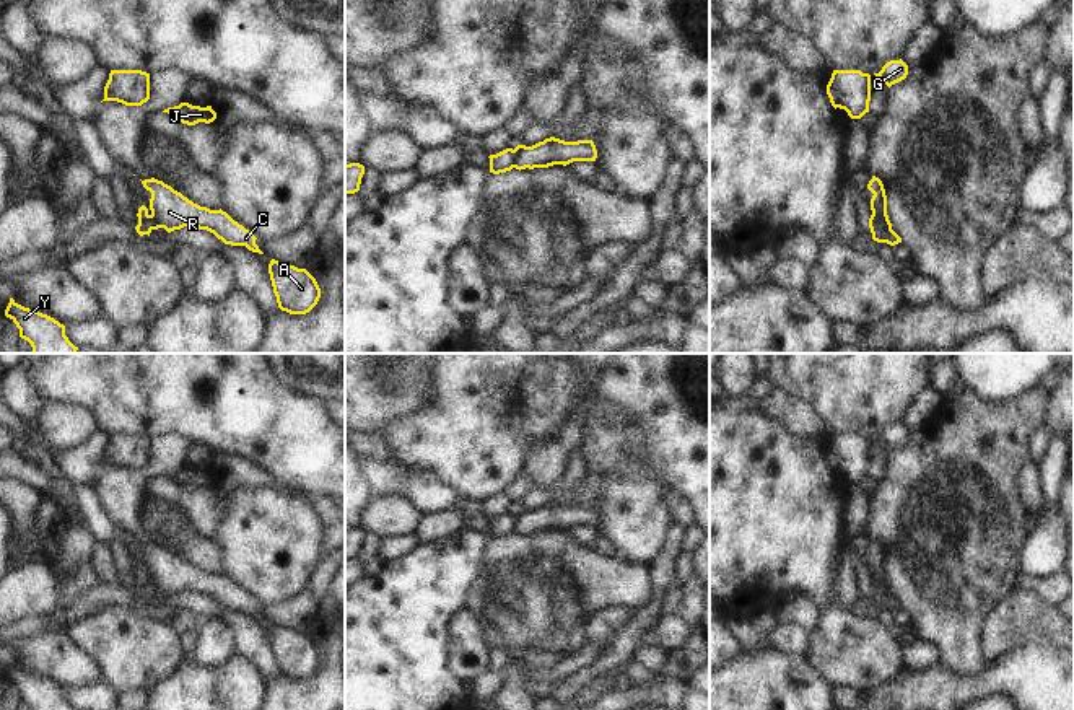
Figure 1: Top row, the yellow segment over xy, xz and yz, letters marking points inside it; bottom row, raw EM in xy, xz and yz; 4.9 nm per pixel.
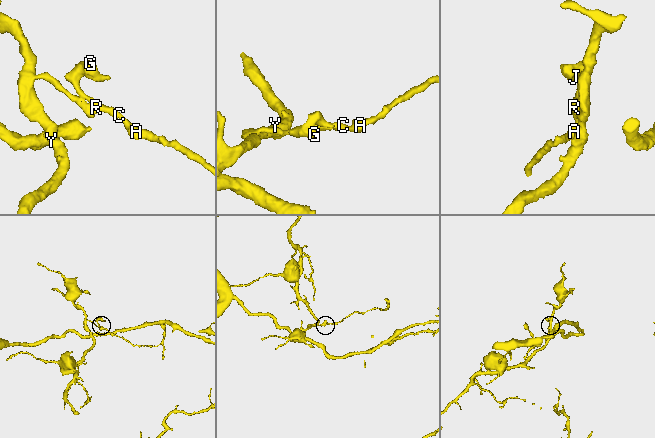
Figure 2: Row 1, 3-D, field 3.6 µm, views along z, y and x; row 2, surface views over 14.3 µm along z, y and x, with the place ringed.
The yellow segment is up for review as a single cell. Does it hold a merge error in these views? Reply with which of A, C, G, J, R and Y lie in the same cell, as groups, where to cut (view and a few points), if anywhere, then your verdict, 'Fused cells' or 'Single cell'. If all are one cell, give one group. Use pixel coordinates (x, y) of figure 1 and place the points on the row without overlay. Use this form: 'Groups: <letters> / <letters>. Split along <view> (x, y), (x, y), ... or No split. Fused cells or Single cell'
Groups: A C G J R / Y. Split along yz (871, 591), (890, 593). Fused cells.

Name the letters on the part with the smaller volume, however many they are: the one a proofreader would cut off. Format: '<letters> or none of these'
A, C, G, J, R

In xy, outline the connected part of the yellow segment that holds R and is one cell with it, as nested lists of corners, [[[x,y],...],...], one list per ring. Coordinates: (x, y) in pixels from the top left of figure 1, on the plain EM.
[[[155,542],[142,546],[151,557],[150,593],[164,593],[168,598],[184,591],[195,591],[213,598],[225,609],[246,611],[252,617],[264,619],[255,609],[255,601],[234,586],[226,576],[200,572]]]

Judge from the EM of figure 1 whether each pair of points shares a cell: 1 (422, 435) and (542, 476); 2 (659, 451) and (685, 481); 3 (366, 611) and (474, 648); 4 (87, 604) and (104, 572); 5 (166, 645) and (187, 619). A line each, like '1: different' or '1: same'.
1: different
2: same
3: different
4: different
5: different

